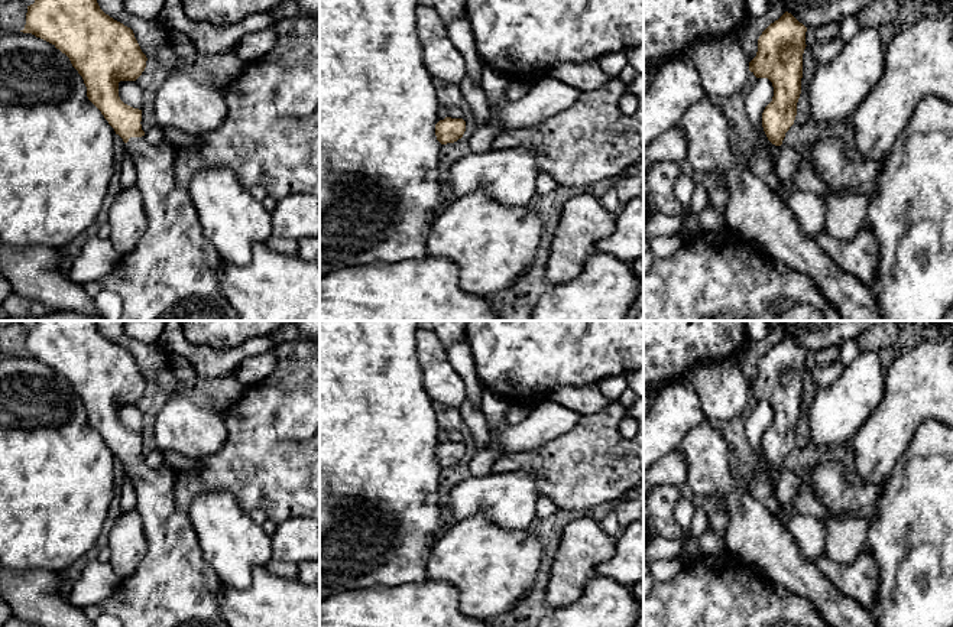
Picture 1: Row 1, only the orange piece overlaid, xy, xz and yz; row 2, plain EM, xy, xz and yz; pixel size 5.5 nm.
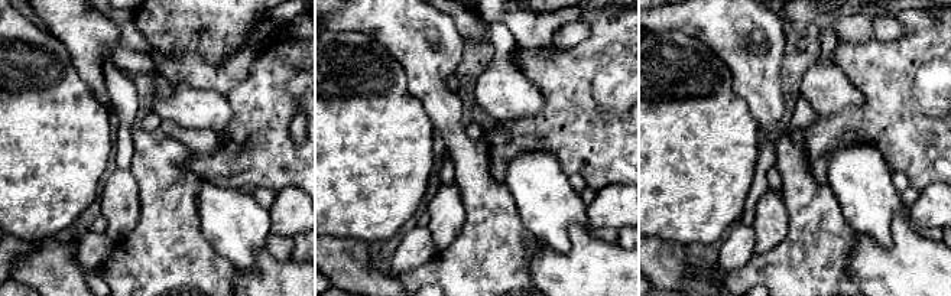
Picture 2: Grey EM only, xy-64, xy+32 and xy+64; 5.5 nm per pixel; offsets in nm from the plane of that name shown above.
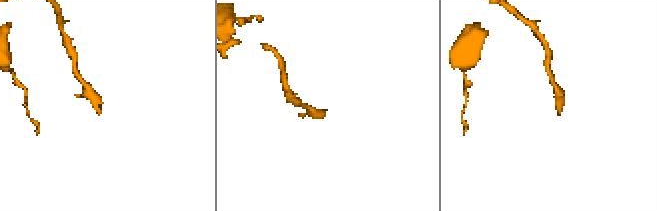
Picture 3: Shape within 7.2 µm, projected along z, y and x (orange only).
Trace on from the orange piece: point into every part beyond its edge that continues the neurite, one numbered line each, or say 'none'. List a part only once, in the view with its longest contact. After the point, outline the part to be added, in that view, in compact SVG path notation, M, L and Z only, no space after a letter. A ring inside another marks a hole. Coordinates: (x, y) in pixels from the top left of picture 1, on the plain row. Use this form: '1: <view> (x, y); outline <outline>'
1: xy (172, 587); outline M145 459L130 461L124 467L136 491L136 511L143 523L143 533L148 542L148 552L137 569L126 579L120 579L117 588L101 602L85 608L90 620L100 614L110 614L120 620L121 627L228 627L220 613L218 598L224 591L221 579L205 562L202 550L192 527L188 511L179 511L175 503L175 470L162 465L150 468Z

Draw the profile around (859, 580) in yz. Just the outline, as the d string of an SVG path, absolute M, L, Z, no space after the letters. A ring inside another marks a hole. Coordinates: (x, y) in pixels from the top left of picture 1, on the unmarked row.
M820 553L814 565L839 592L855 600L869 613L875 610L879 574L871 553L862 553L852 563L837 563Z

